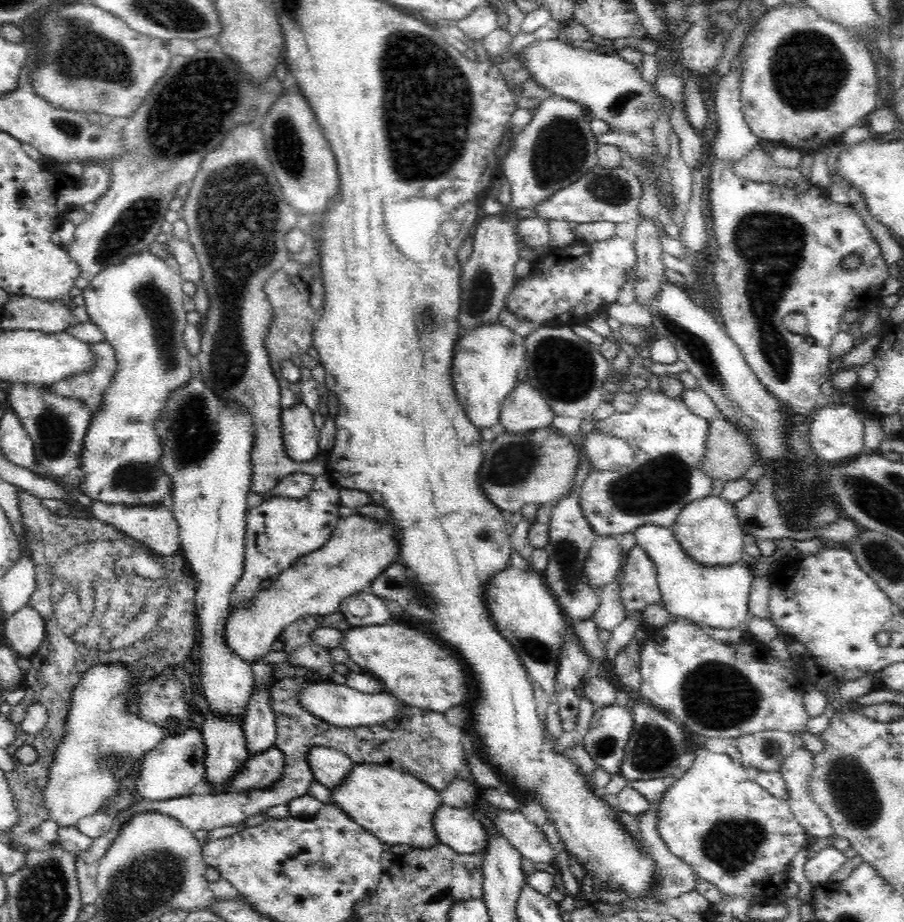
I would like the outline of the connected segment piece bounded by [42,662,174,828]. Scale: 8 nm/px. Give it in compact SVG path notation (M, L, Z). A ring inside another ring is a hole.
M116 662L114 664L98 664L90 668L81 678L82 681L76 686L70 706L68 706L68 716L66 716L66 726L64 726L64 736L57 747L55 758L48 770L48 784L42 792L44 803L48 807L48 816L57 822L60 828L64 826L77 826L81 818L90 816L98 812L98 808L109 798L116 794L120 785L119 776L124 764L140 763L141 759L150 751L157 748L166 736L165 730L146 722L137 711L139 704L129 706L129 700L134 694L139 694L148 690L152 680L160 680L164 676L174 676L171 673L162 672L158 677L153 677L148 683L142 683L132 675L132 671L125 664Z

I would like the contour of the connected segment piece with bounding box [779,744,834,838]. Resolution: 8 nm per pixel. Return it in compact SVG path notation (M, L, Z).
M804 744L801 748L796 748L794 752L790 754L780 766L780 772L782 773L783 779L786 781L786 792L788 792L788 804L790 805L791 811L794 813L796 820L807 830L807 834L815 838L824 838L826 836L833 836L834 829L829 823L830 819L827 818L826 813L822 812L822 809L813 802L809 795L809 789L807 788L807 782L810 773L814 768L814 754L804 749Z

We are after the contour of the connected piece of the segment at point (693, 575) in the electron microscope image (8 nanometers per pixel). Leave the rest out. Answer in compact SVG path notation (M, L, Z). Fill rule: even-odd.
M642 524L633 532L657 572L663 607L673 617L686 618L698 625L720 629L744 629L750 618L749 594L754 576L742 561L717 567L706 567L682 549L670 528L657 524Z

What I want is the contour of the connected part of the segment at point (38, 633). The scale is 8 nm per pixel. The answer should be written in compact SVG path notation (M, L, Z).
M29 604L7 618L4 624L3 641L16 656L30 658L44 644L47 634L44 618Z

